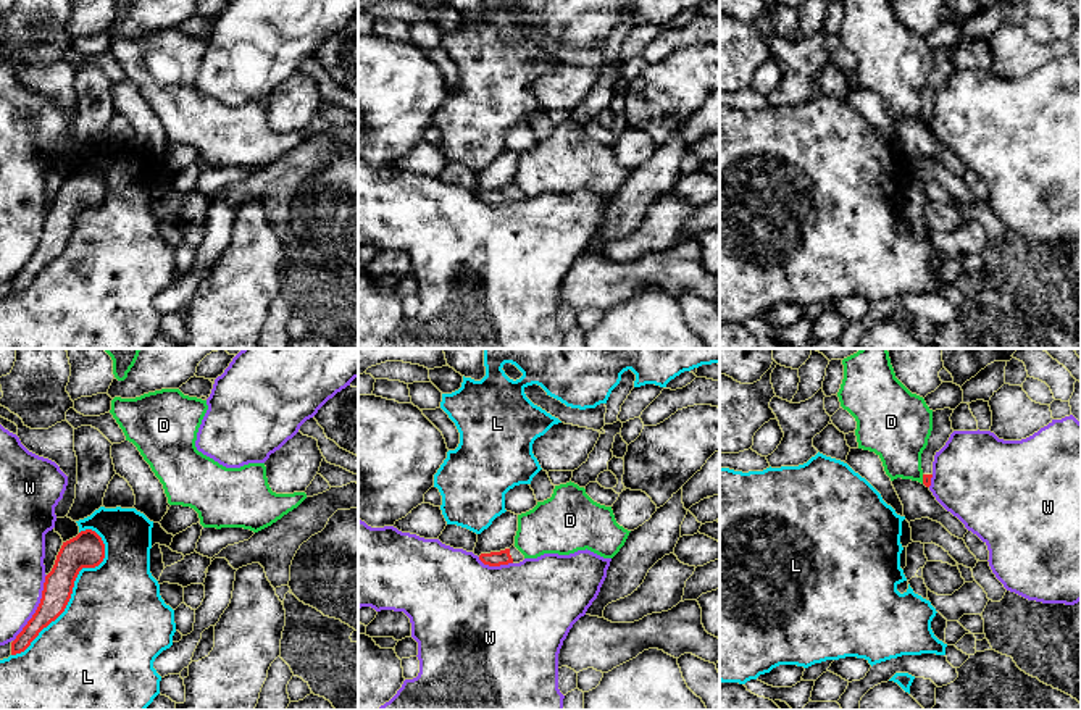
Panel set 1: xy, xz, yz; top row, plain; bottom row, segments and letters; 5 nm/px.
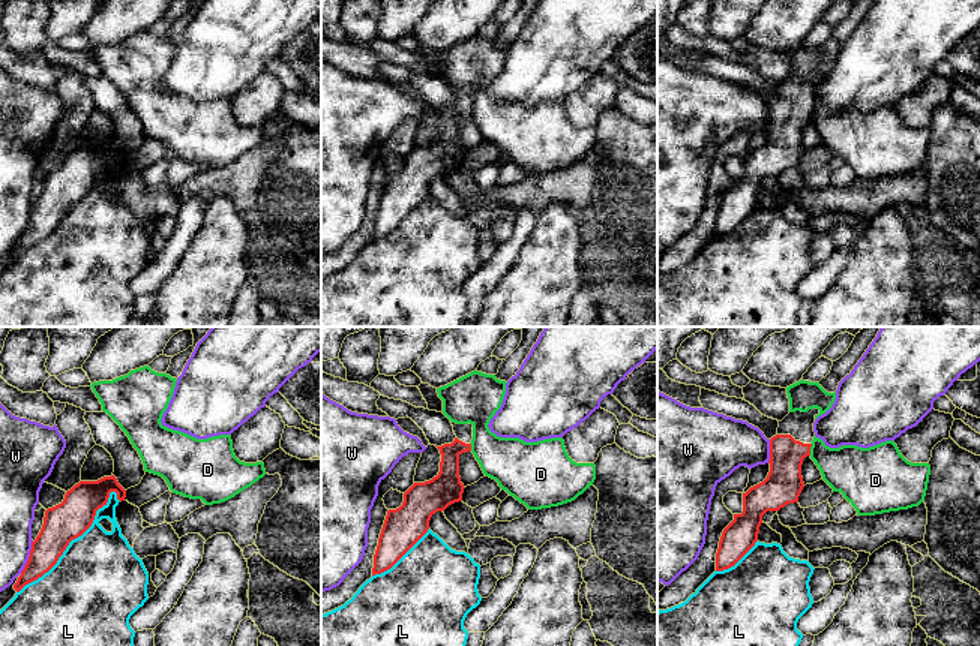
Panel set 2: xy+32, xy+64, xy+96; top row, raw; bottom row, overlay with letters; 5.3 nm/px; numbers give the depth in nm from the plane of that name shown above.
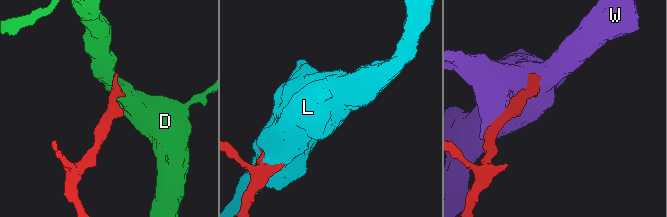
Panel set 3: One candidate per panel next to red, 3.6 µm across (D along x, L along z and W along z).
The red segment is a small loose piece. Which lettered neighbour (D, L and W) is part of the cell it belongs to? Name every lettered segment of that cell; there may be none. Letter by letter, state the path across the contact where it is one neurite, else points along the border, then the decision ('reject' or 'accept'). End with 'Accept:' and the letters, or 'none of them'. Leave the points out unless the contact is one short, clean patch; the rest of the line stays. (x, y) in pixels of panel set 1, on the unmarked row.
D: along yz (922, 113), (923, 121) | reject
L: reject
W: reject
Accept: none of them

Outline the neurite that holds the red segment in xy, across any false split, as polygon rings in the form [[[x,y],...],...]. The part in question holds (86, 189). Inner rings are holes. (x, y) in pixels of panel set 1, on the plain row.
[[[92,168],[81,169],[76,176],[63,181],[52,210],[45,215],[35,252],[11,281],[11,294],[24,290],[39,271],[65,250],[79,210],[98,205],[103,197],[105,182]]]

